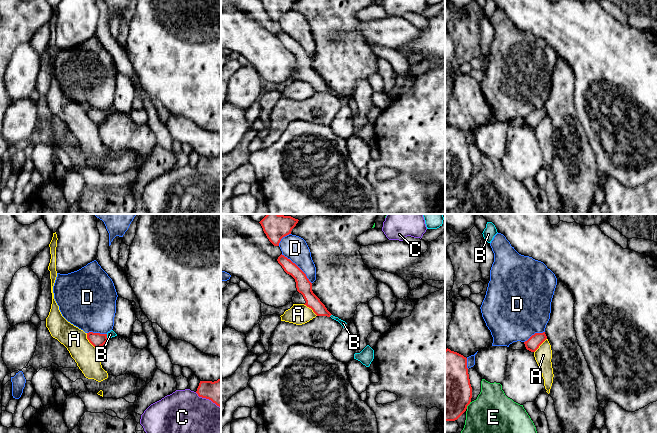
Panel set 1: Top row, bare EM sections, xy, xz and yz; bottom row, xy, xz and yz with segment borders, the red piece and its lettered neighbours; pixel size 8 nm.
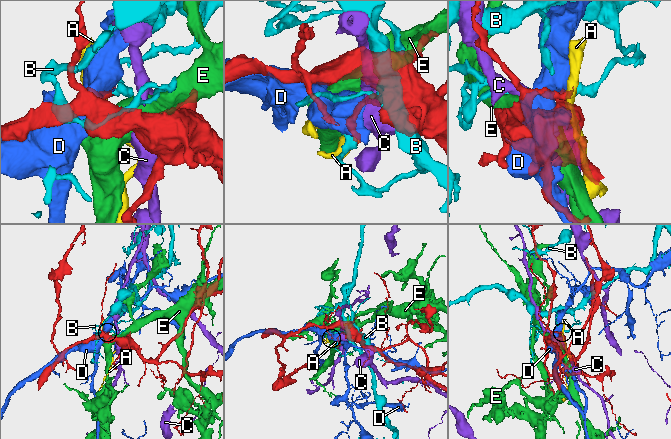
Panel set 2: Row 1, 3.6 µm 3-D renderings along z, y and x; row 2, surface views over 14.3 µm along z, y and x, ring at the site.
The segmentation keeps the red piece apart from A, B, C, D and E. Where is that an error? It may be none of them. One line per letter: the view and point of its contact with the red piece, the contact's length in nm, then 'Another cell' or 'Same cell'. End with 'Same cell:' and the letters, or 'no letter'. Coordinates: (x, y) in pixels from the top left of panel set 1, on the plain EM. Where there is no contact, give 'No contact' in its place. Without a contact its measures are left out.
A: Touches red at xy (89, 117). Shared border 160 nm. Another cell
B: Touches red at xz (330, 91). Shared border 30 nm. Another cell
C: Touches red at xy (208, 174). Shared border 240 nm. Another cell
D: Touches red at xz (298, 43). Shared border 340 nm. Another cell
E: Touches red at yz (468, 180). Shared border 70 nm. Another cell
Same cell: no letter

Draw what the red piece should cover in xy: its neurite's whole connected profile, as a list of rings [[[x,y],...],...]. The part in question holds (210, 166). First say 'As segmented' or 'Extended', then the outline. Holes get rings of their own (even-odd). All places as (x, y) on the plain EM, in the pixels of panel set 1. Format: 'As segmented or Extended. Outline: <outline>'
As segmented. Outline: [[[221,154],[217,157],[200,157],[196,169],[221,183]]]

